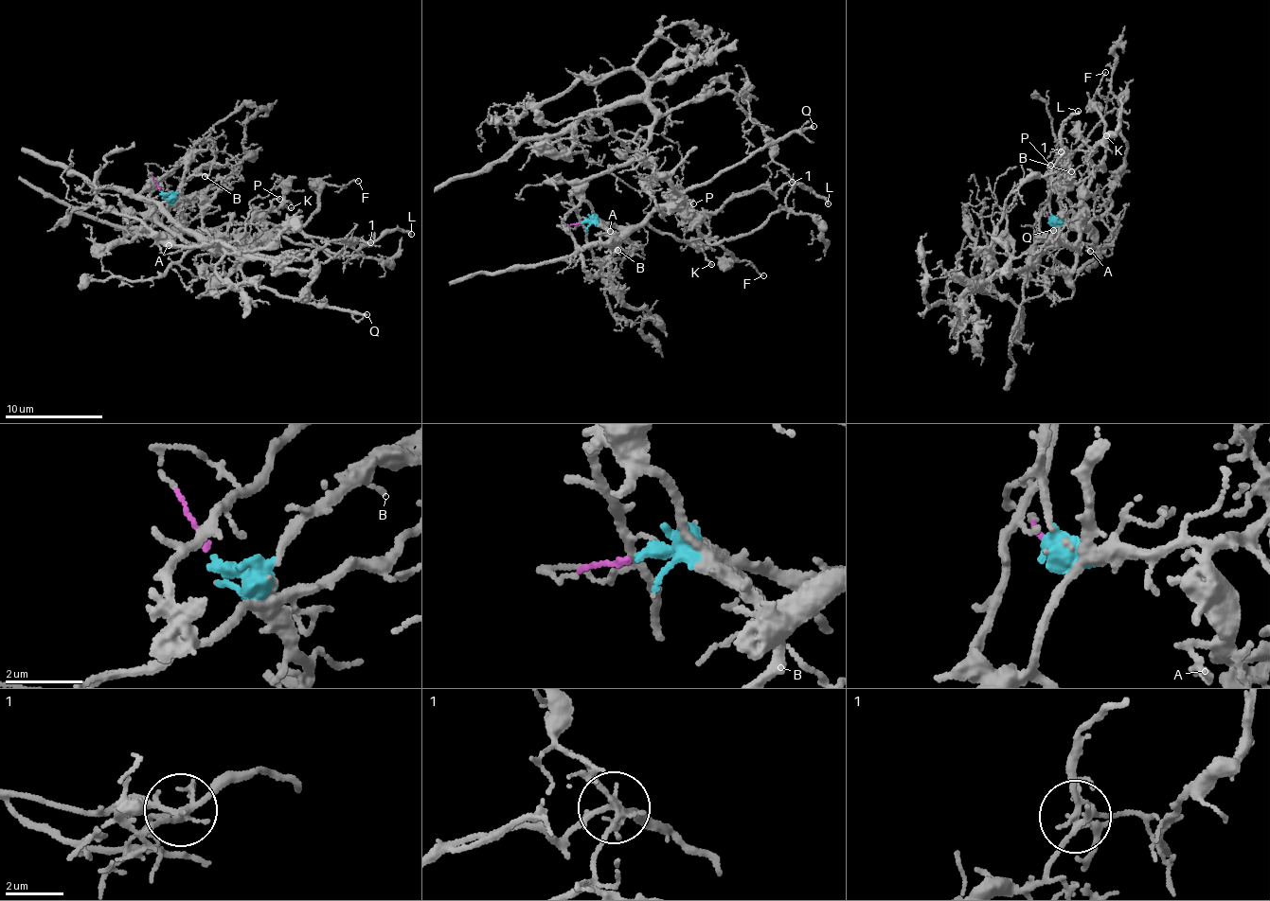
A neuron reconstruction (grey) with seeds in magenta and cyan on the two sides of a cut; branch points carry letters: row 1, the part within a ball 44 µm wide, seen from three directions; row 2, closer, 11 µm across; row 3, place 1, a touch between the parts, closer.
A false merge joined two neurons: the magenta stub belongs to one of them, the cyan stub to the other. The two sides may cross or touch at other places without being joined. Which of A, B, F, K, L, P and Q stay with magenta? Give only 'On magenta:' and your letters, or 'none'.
On magenta: none

